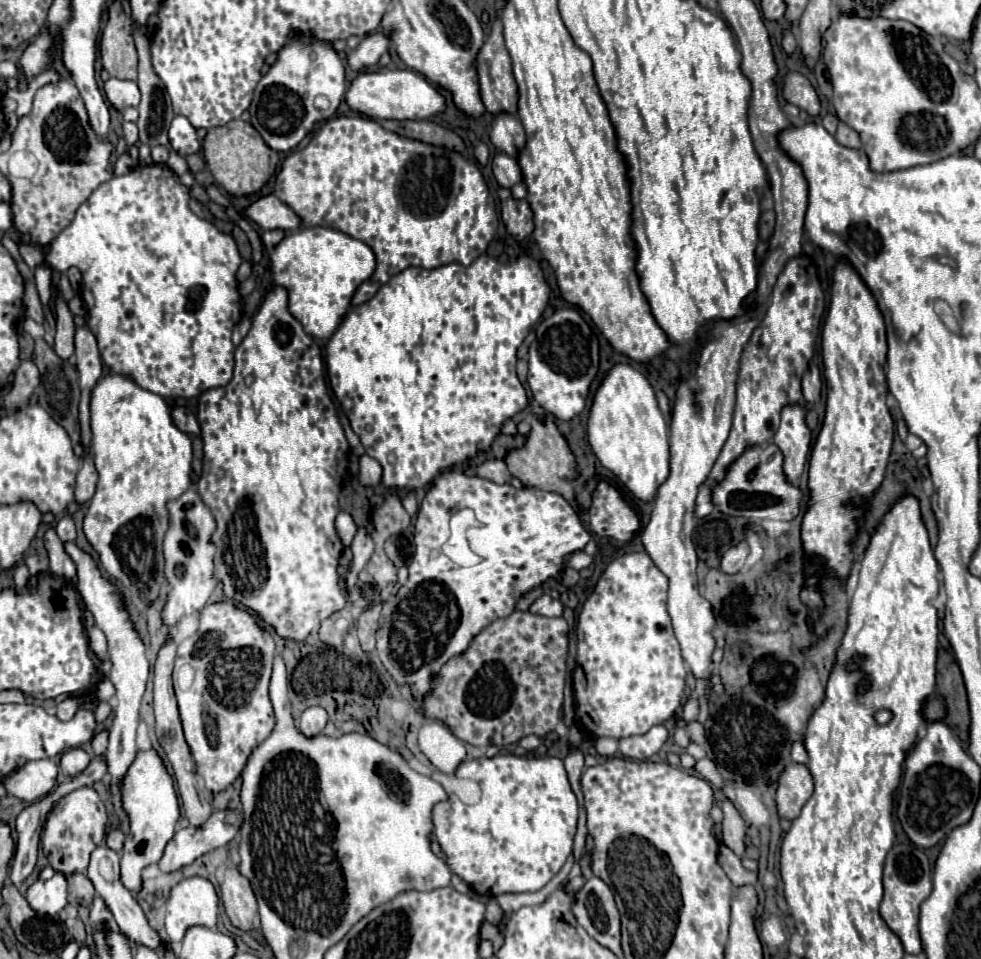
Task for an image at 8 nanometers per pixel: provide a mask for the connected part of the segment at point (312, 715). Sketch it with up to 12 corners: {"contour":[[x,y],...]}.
{"contour":[[322,707],[302,713],[298,731],[316,737],[328,723]]}

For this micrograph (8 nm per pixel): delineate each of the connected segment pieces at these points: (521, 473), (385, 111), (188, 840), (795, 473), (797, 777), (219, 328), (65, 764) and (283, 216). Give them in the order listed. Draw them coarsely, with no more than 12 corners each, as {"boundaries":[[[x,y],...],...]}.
{"boundaries":[[[536,415],[506,465],[526,487],[574,499],[576,457],[552,415]],[[408,69],[360,73],[346,103],[372,119],[424,121],[444,95]],[[216,809],[200,827],[180,829],[166,845],[160,869],[182,869],[226,847],[242,811]],[[786,405],[774,443],[798,481],[812,443],[802,405]],[[788,763],[776,791],[780,817],[796,819],[812,795],[812,773]],[[168,165],[50,243],[112,373],[192,399],[234,369],[232,235]],[[76,747],[62,755],[60,767],[66,777],[82,773],[92,755]],[[276,195],[246,209],[262,229],[296,231],[300,217]]]}

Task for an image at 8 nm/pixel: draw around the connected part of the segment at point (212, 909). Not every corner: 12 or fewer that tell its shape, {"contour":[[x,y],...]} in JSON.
{"contour":[[188,877],[166,901],[166,933],[182,941],[192,925],[214,929],[218,895]]}

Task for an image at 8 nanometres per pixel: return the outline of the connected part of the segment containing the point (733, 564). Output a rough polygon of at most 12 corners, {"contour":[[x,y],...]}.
{"contour":[[740,543],[724,553],[720,571],[738,573],[748,555],[748,545]]}

